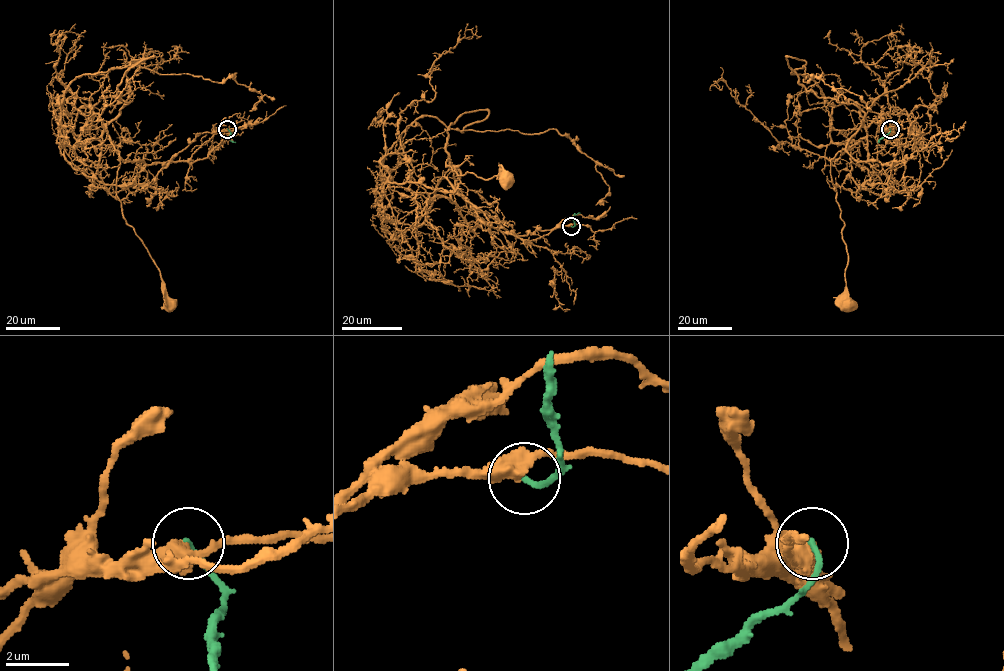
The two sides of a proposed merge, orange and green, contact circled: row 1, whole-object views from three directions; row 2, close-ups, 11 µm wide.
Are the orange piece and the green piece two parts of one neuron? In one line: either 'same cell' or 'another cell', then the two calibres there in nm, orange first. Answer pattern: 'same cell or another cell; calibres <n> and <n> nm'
another cell; calibres 440 and 180 nm

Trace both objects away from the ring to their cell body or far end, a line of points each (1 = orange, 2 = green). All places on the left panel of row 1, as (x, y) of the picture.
1: (227, 128), (200, 133), (168, 161), (124, 160), (115, 149), (123, 218), (159, 271), (171, 304)
2: (227, 128), (230, 140), (235, 143)

